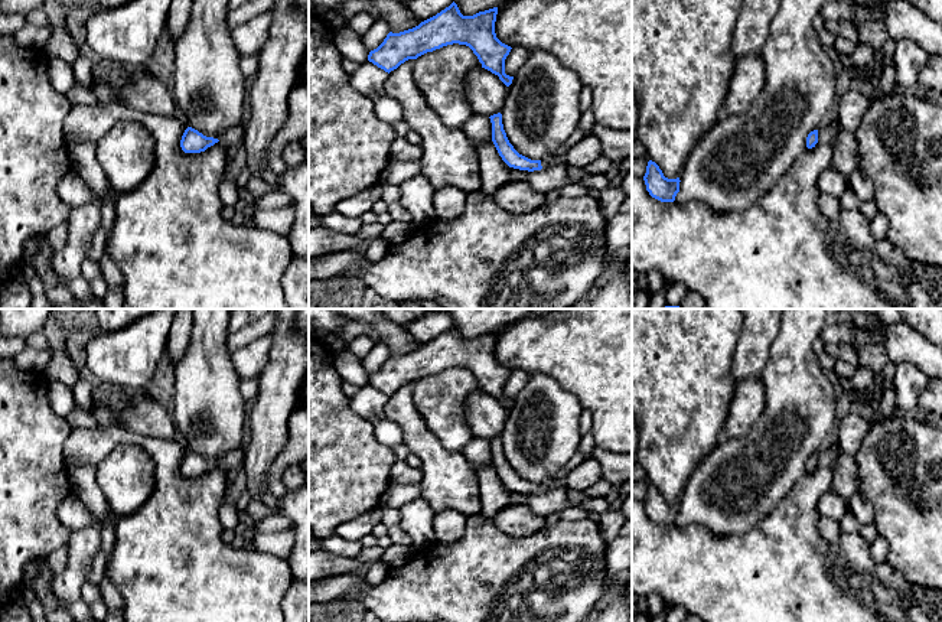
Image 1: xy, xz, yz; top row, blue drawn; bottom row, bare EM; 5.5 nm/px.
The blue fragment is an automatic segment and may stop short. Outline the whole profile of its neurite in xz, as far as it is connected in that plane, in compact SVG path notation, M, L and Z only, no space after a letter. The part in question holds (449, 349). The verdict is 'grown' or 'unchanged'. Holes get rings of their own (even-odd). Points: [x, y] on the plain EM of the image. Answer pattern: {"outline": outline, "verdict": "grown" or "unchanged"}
{"outline": "M453 325L413 352L400 356L389 355L384 365L369 375L368 384L389 397L408 382L459 367L469 369L482 391L498 398L509 410L514 400L505 397L505 382L512 371L496 361L496 338L498 330L463 339Z", "verdict": "unchanged"}

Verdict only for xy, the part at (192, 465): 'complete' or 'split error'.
complete

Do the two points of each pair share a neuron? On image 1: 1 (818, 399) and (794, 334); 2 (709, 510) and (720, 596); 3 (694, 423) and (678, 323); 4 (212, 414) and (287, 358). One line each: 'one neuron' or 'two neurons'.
1: one neuron
2: two neurons
3: one neuron
4: two neurons

